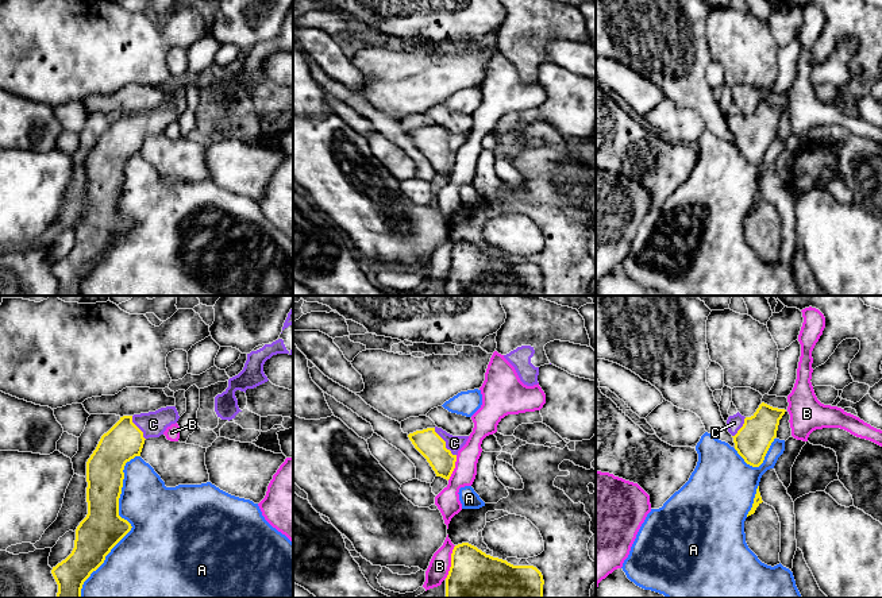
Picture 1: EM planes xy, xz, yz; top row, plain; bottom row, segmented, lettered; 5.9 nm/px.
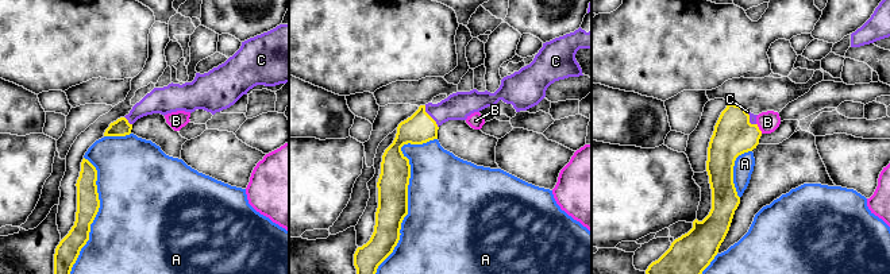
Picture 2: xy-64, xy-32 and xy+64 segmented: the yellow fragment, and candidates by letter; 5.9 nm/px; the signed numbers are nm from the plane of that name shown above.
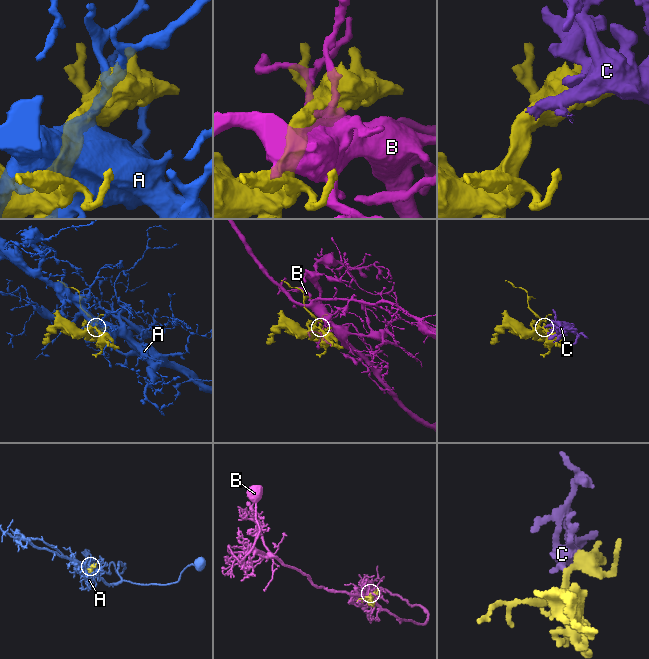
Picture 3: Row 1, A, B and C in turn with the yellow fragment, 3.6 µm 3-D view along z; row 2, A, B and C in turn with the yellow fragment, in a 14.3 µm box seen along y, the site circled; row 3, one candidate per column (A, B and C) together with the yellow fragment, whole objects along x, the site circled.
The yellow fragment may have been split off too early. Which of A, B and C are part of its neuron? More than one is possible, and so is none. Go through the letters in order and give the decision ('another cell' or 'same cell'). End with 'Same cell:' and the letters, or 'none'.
A: another cell
B: another cell
C: same cell
Same cell: C

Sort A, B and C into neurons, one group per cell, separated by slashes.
A / B / C

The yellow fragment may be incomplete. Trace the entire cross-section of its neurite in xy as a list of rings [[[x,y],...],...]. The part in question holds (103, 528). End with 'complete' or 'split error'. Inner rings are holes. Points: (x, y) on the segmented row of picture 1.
[[[176,406],[123,416],[101,436],[86,462],[88,514],[76,529],[72,553],[51,570],[58,585],[55,598],[81,598],[84,582],[131,531],[131,524],[119,516],[124,466],[140,456],[146,439],[159,437],[178,418]]] | split error

